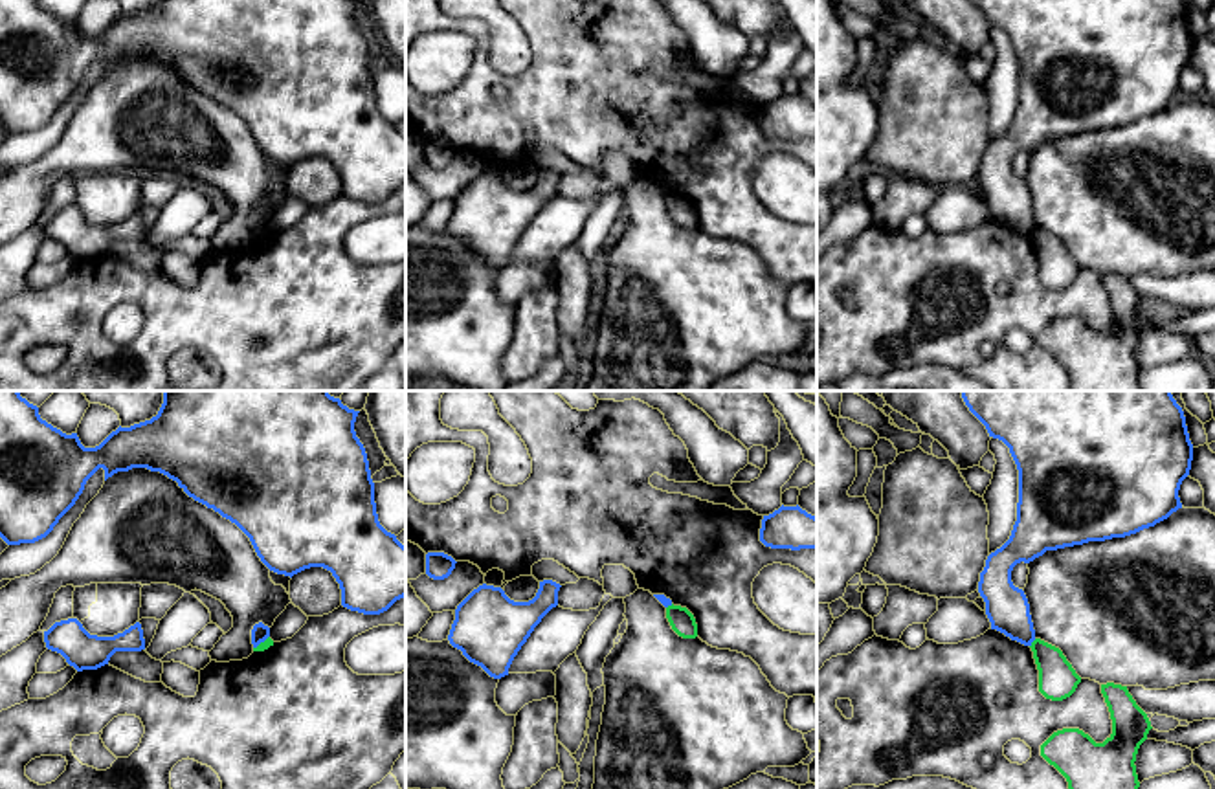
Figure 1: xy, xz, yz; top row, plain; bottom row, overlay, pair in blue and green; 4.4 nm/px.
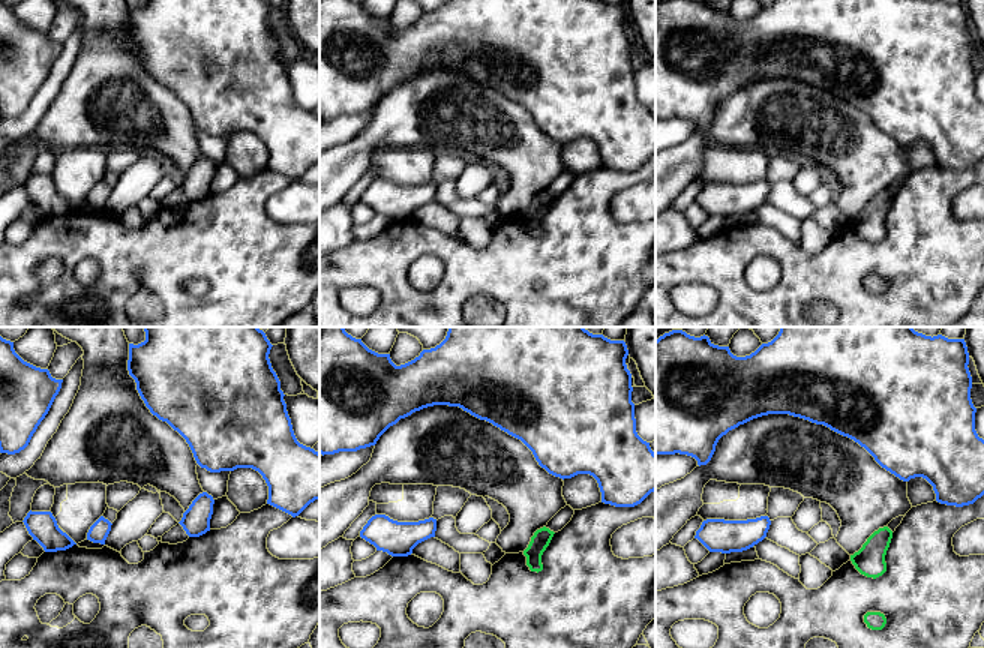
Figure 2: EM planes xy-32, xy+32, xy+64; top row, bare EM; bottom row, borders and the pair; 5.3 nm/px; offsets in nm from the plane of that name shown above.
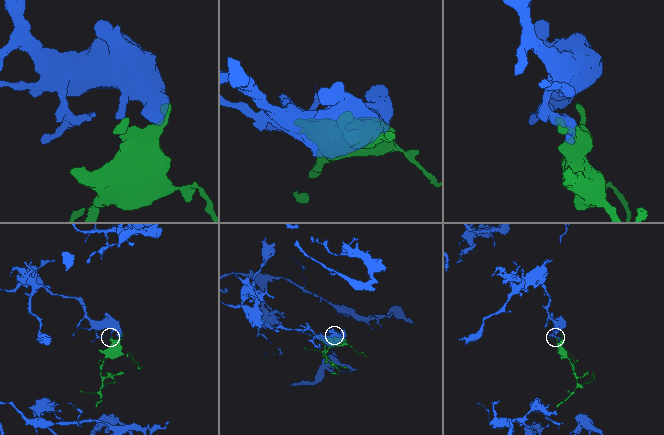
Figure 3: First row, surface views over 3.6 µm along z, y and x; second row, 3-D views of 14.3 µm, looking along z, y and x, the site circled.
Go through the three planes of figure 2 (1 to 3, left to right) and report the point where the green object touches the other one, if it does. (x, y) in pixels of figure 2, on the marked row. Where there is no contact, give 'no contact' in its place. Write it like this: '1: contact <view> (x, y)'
1: no contact
2: no contact
3: no contact

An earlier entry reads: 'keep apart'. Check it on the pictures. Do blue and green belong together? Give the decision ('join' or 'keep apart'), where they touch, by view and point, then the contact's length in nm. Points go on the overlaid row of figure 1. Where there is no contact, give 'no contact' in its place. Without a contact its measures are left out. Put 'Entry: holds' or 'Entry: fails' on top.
Entry: holds
keep apart; contact yz (1032, 641); length 50 nm

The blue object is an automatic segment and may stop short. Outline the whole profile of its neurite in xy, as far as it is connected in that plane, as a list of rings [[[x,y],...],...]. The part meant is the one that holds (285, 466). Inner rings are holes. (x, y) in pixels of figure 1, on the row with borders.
[[[0,391],[0,538],[7,545],[35,543],[46,538],[59,519],[75,505],[86,481],[99,468],[105,470],[105,481],[117,472],[147,468],[176,481],[189,497],[235,523],[250,538],[257,556],[270,571],[292,578],[305,569],[323,567],[330,571],[340,583],[343,607],[363,615],[380,615],[406,596],[406,547],[378,521],[367,453],[354,431],[358,413],[360,411],[343,406],[340,398],[330,396],[329,391],[163,391],[163,404],[156,417],[130,428],[119,426],[99,446],[84,448],[77,433],[66,435],[42,420],[39,407],[22,398],[18,391]]]

